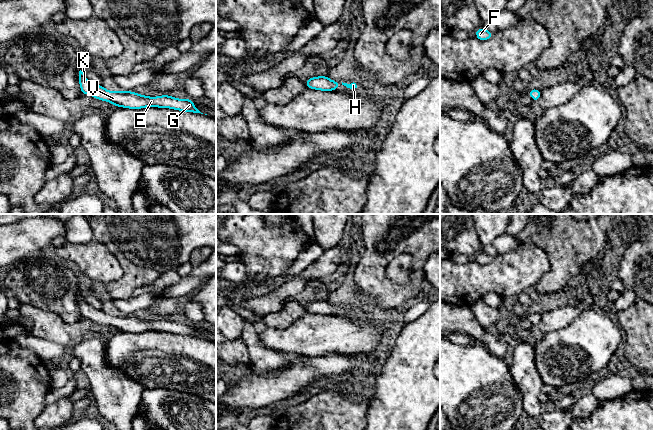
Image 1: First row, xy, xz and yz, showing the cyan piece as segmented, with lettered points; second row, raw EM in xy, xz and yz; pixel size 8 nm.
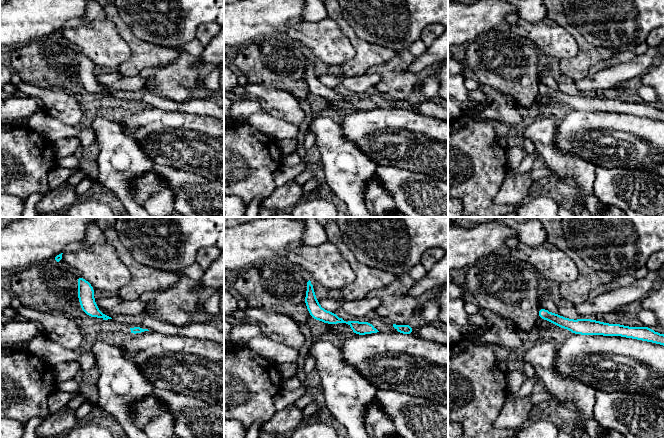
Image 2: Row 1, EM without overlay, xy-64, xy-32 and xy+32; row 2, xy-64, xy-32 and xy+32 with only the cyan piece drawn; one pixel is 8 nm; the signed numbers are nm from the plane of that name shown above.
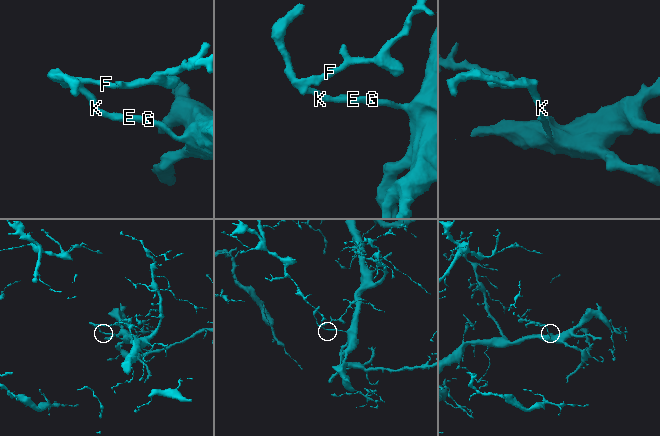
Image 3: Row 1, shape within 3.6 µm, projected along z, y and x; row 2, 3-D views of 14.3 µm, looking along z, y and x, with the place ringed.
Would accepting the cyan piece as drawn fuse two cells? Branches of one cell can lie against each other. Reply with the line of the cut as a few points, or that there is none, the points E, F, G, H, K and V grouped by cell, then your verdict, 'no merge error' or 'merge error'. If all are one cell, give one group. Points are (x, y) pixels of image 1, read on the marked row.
no cut; E F G H K V; no merge error

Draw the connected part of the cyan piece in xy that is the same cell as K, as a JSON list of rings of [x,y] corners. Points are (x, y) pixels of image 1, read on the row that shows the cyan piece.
[[[81,70],[79,71],[78,79],[82,94],[87,94],[98,100],[107,101],[116,107],[124,107],[128,109],[158,107],[185,112],[201,113],[194,106],[192,99],[179,99],[169,95],[149,97],[132,91],[109,91],[102,85],[93,84],[85,77],[85,74]]]

